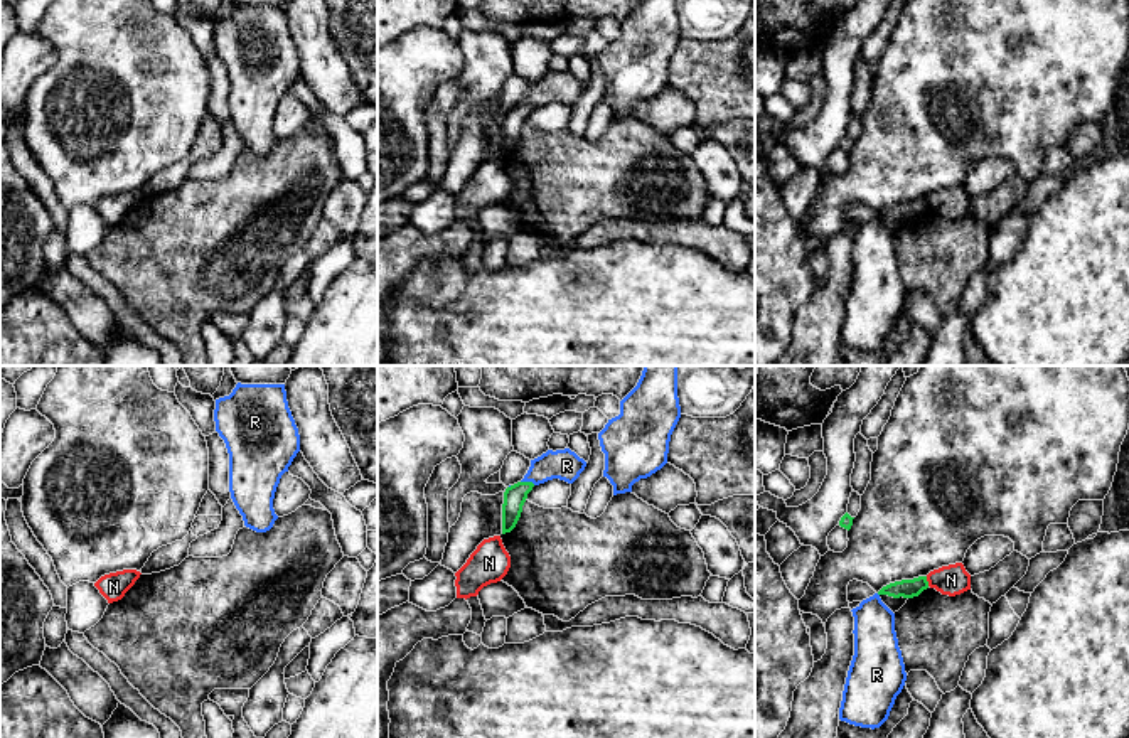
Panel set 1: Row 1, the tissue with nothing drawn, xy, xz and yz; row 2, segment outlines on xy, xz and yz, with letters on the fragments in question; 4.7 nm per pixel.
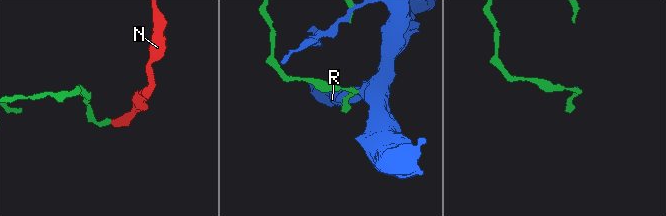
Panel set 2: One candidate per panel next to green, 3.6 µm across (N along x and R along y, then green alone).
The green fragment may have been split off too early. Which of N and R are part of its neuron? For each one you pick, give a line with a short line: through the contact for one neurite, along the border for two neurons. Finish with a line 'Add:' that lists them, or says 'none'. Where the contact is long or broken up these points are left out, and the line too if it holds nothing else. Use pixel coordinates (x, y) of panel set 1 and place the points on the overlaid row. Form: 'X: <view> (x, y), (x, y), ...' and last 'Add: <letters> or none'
Add: none

